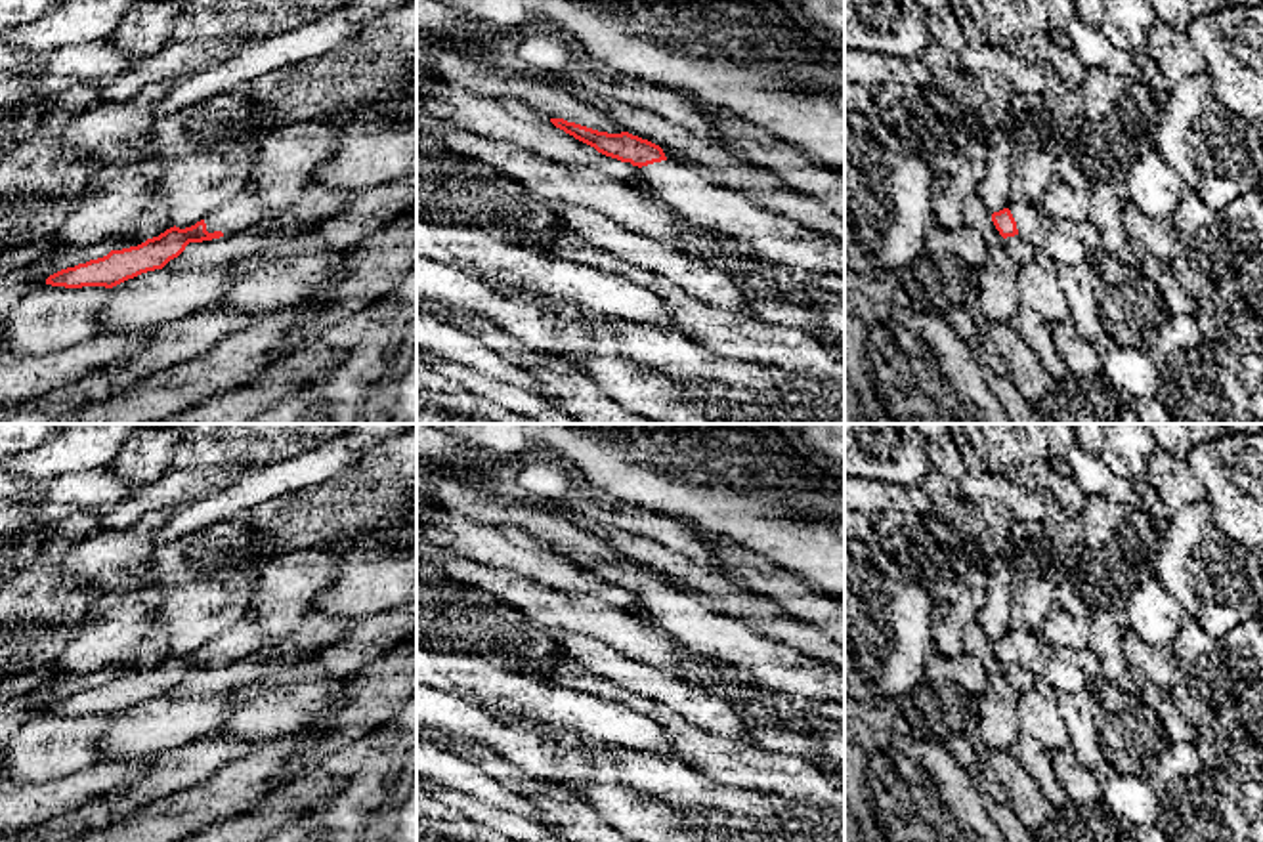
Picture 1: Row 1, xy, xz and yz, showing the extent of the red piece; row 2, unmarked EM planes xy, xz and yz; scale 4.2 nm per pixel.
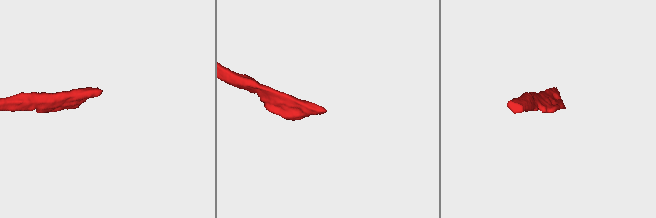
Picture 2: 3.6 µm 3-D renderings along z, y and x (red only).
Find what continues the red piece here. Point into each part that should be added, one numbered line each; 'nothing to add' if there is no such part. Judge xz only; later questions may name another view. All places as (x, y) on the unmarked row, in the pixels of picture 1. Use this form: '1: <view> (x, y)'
1: xz (774, 667)

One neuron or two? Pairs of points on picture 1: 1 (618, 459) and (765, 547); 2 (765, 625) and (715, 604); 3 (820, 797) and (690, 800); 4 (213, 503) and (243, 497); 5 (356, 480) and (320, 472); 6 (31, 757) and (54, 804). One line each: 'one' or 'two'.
1: one
2: one
3: two
4: one
5: two
6: two

